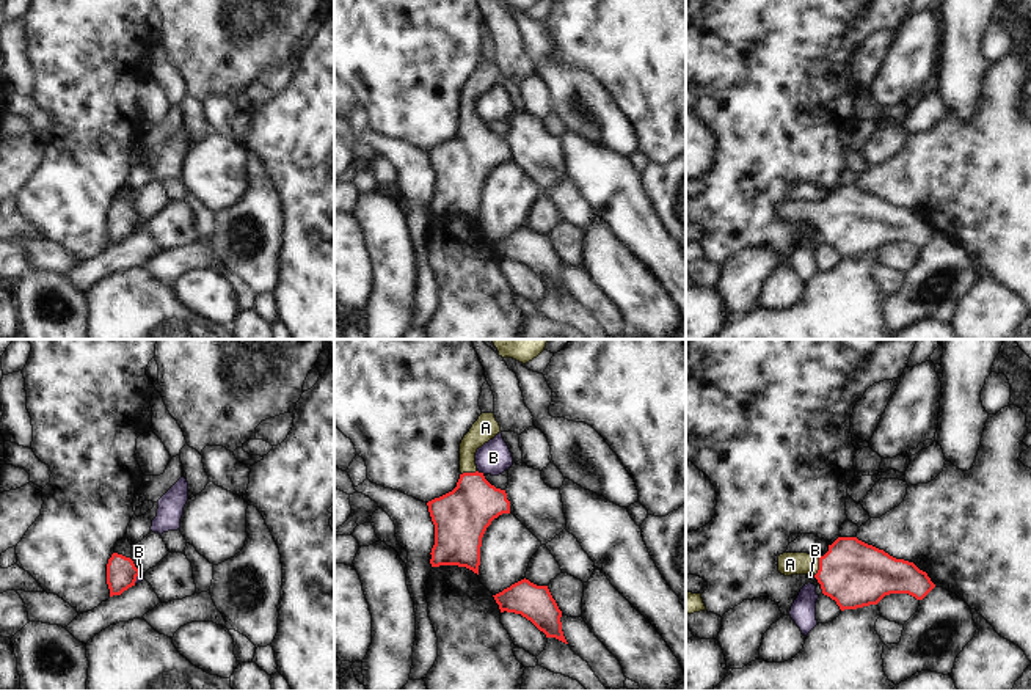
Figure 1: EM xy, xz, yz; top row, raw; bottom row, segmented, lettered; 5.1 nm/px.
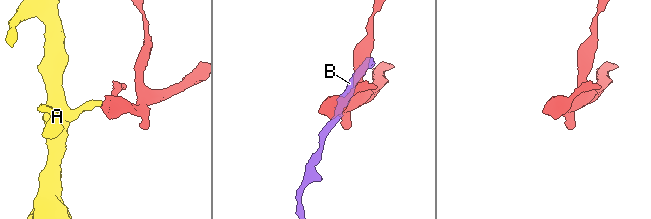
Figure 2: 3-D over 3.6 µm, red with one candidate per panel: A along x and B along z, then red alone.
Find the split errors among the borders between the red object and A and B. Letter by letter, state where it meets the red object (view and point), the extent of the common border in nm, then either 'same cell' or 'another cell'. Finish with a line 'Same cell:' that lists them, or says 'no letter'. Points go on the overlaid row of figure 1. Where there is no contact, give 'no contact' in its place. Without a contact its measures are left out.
A: yz (819, 566) | 110 nm | same cell
B: xz (480, 473) | 40 nm | another cell
Same cell: A

